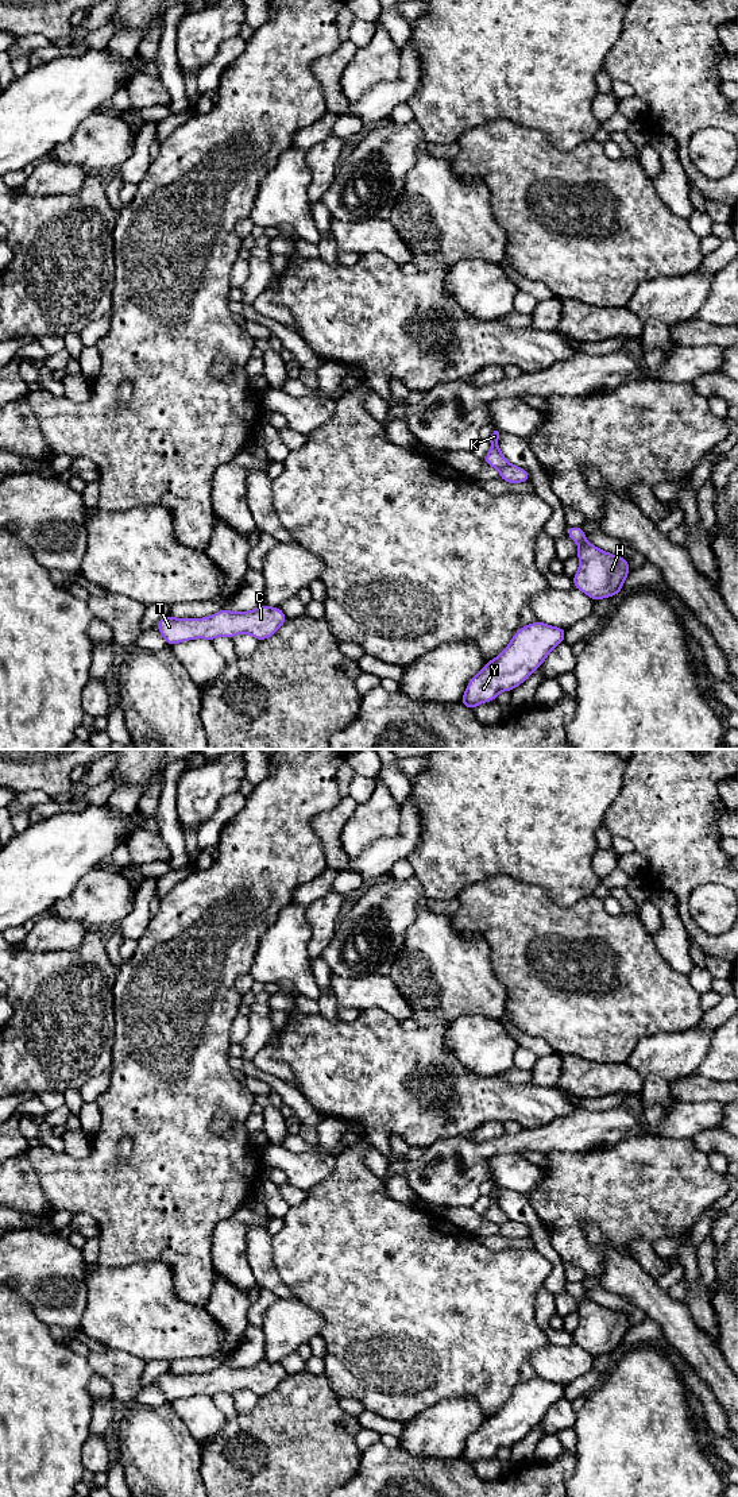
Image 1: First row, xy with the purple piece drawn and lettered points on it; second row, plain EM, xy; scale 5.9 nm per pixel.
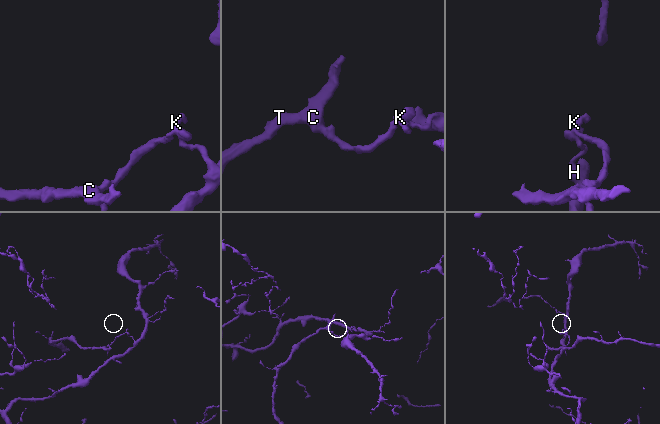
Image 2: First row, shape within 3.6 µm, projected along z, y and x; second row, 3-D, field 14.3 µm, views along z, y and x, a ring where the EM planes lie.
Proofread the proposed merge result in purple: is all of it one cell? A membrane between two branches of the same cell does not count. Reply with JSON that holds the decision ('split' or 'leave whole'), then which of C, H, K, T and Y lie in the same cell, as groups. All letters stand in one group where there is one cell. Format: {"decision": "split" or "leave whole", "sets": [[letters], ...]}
{"decision": "split", "sets": [["C", "K", "T"], ["H", "Y"]]}

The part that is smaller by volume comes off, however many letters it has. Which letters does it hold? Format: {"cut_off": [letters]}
{"cut_off": ["C", "K", "T"]}

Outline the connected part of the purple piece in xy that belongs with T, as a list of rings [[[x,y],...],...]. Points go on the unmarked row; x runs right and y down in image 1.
[[[260,1361],[250,1367],[228,1367],[220,1365],[206,1374],[174,1374],[165,1373],[155,1382],[167,1401],[175,1401],[194,1394],[213,1397],[216,1393],[232,1394],[247,1389],[258,1397],[267,1396],[287,1377],[282,1365]]]

